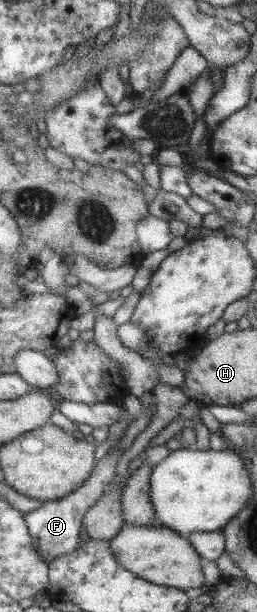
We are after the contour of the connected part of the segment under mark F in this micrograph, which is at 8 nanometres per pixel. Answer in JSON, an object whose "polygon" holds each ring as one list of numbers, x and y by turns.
{"polygon":[[110,447,106,455,102,456,100,461,93,466,90,476,78,488,74,488,70,494,62,496,61,499,42,501,42,505,37,509,22,514,26,527,28,527,28,533,30,533,30,548,34,547,38,551,40,559,44,559,48,563,52,559,76,549,76,545,81,542,78,536,82,526,82,515,96,503,98,497,112,482,116,472,116,461,122,456,122,453]]}

